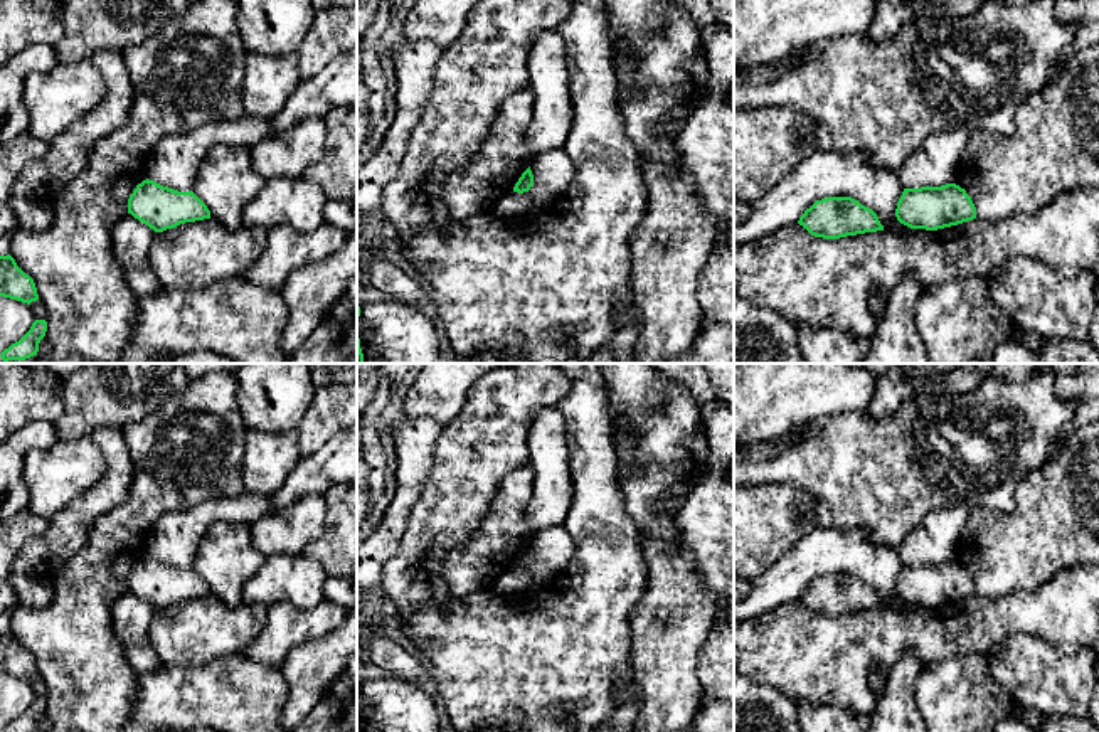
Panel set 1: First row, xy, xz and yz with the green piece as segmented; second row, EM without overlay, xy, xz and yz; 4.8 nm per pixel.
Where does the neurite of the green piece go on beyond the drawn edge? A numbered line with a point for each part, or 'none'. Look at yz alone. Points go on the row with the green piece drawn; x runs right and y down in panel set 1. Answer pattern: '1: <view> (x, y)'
none

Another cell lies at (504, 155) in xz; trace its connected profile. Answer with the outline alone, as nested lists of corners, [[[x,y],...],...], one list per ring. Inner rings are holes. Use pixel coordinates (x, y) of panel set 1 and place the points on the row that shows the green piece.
[[[527,86],[503,101],[478,151],[443,187],[453,220],[491,214],[493,205],[513,192],[534,155],[527,141],[535,93]]]

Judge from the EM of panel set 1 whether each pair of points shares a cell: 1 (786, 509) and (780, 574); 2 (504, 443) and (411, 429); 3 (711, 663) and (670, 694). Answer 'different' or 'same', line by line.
1: different
2: different
3: different

